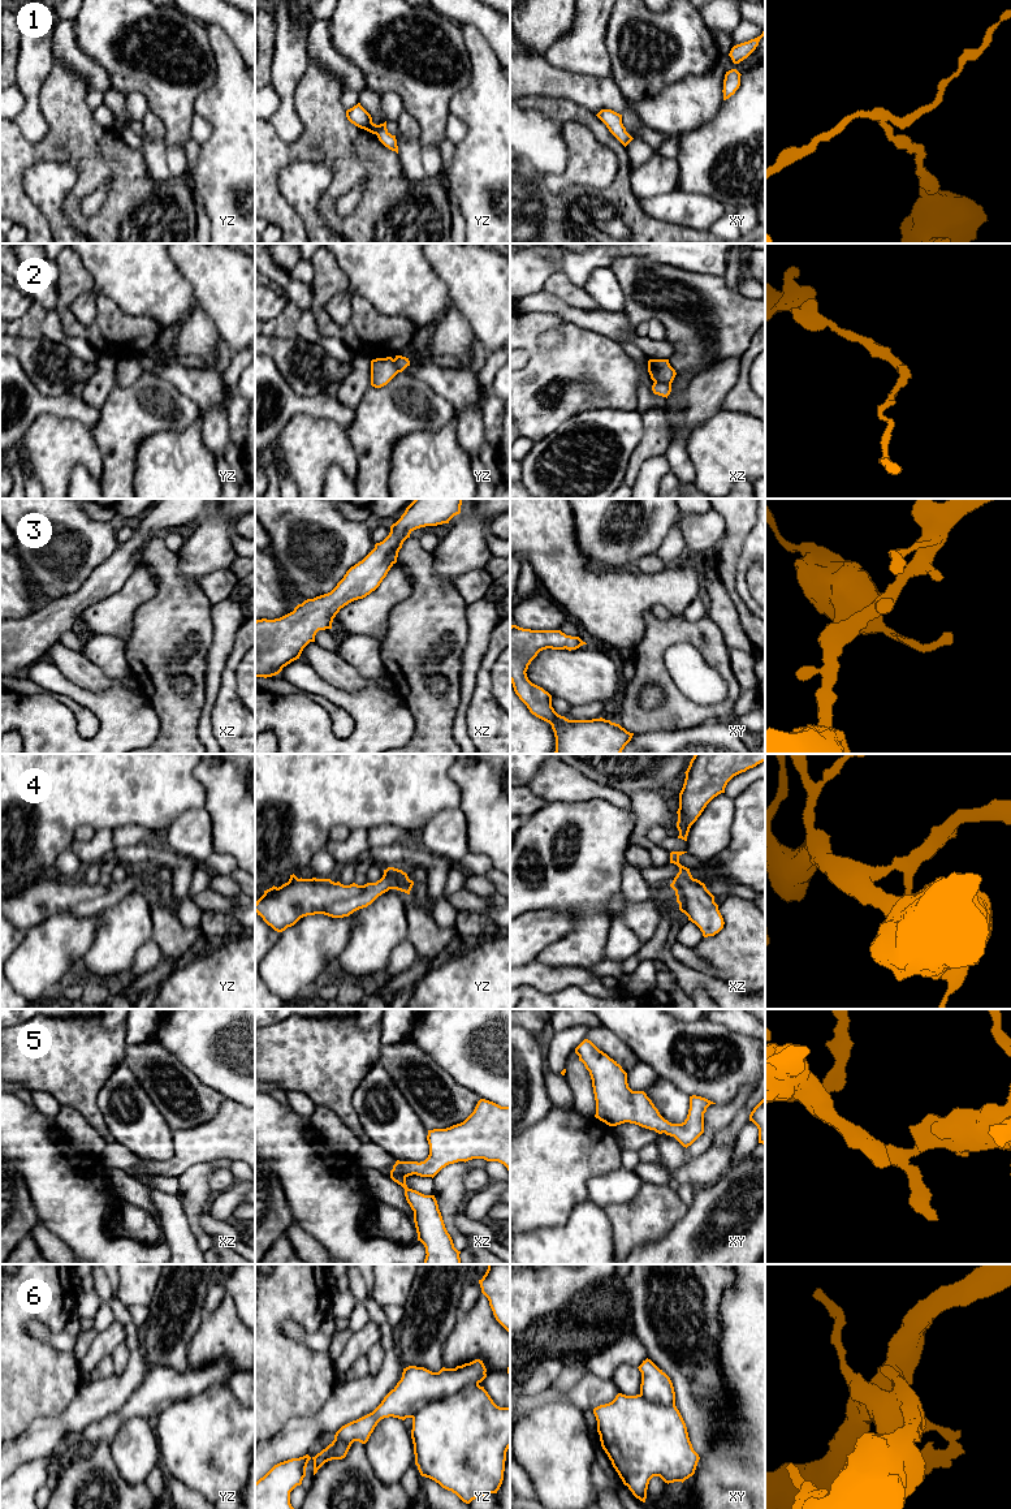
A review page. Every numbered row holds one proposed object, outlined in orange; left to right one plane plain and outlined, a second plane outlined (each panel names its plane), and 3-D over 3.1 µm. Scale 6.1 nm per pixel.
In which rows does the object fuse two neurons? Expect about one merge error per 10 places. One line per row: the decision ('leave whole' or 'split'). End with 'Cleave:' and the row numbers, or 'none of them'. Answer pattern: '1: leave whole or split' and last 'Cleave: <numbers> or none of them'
1: leave whole
2: split
3: leave whole
4: leave whole
5: leave whole
6: leave whole
Cleave: 2

